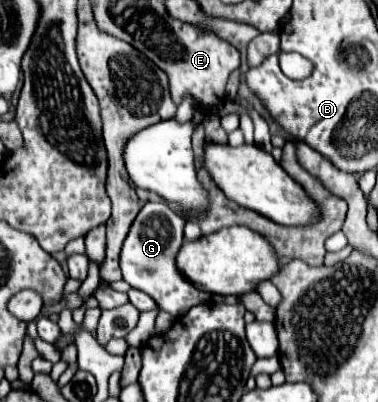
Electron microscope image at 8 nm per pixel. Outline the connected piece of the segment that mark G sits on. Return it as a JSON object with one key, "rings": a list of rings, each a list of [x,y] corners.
{"rings":[[[148,203],[136,217],[136,221],[130,227],[130,233],[124,241],[122,255],[120,255],[120,267],[124,281],[128,281],[134,289],[140,289],[148,293],[158,309],[170,313],[172,317],[182,317],[188,313],[194,305],[206,303],[210,299],[210,293],[196,289],[182,273],[176,269],[176,253],[182,247],[184,241],[184,219],[178,217],[168,205],[164,203]]]}

